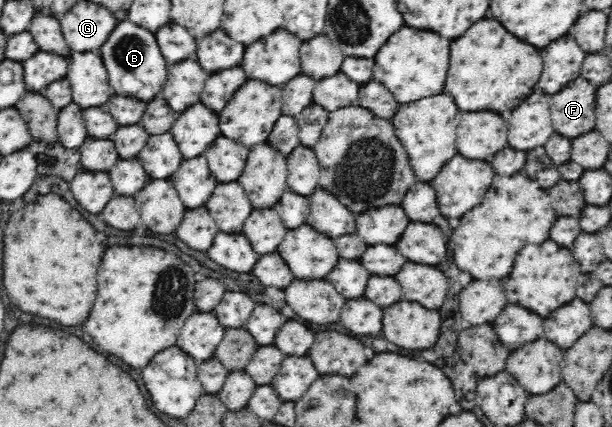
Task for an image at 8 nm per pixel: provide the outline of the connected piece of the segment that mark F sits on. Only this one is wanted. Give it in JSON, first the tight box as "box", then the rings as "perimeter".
{"box":[551,78,595,138],"perimeter":[[[585,78],[569,82],[559,94],[551,96],[551,120],[555,130],[565,138],[577,138],[579,134],[591,132],[595,128],[595,86]]]}

